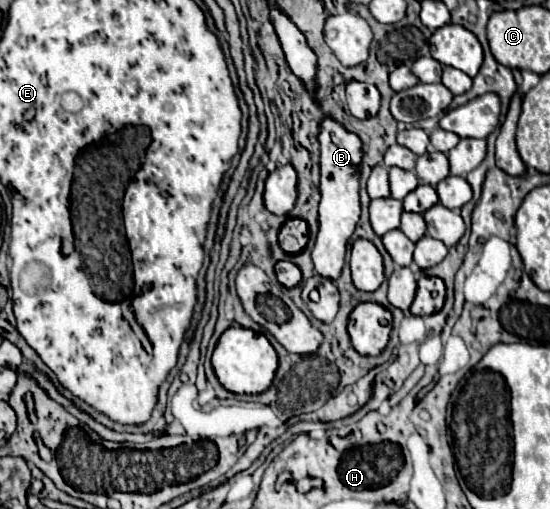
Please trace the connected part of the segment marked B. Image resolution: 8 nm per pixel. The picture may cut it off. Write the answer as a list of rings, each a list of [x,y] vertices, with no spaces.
[[[326,115],[320,123],[320,231],[312,251],[316,273],[336,281],[344,267],[344,255],[350,235],[360,219],[360,169],[362,169],[362,139],[346,131],[342,123]]]

